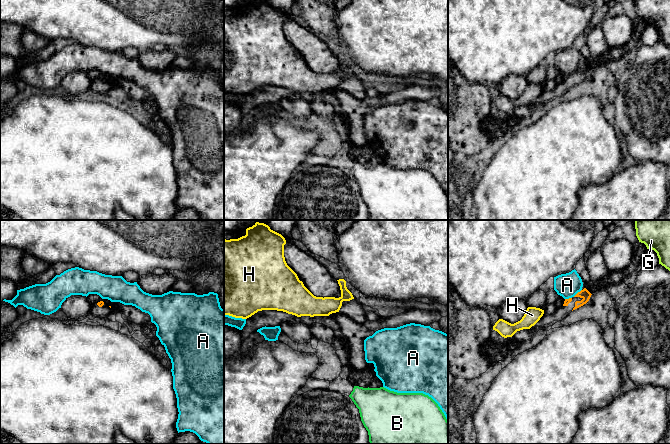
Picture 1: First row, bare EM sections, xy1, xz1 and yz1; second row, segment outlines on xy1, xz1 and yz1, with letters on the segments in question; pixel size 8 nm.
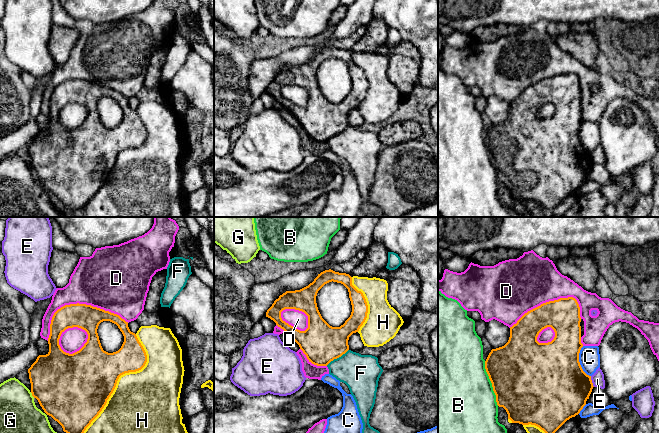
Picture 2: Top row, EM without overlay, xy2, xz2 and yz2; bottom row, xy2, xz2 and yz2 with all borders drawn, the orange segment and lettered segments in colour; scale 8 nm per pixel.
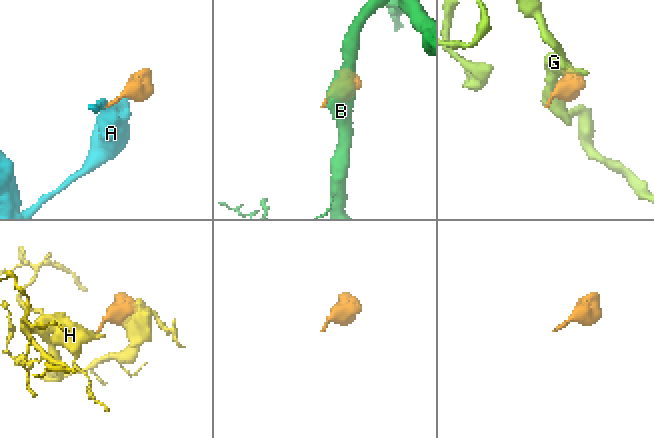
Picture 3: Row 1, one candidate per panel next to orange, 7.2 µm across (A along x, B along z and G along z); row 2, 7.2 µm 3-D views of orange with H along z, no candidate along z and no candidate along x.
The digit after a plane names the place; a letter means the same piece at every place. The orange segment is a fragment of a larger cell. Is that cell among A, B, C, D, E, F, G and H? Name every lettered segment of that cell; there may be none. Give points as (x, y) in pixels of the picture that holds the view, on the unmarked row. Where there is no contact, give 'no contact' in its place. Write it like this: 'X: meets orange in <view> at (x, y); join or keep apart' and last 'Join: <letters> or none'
A: meets orange in yz1 at (578, 68); keep apart
B: meets orange in yz2 at (491, 158); keep apart
C: meets orange in yz2 at (579, 138); keep apart
D: meets orange in xy2 at (77, 79); keep apart
E: meets orange in yz2 at (591, 157); keep apart
F: meets orange in xz2 at (337, 133); keep apart
G: meets orange in xy2 at (32, 171); keep apart
H: meets orange in xy2 at (118, 154); keep apart
Join: none

